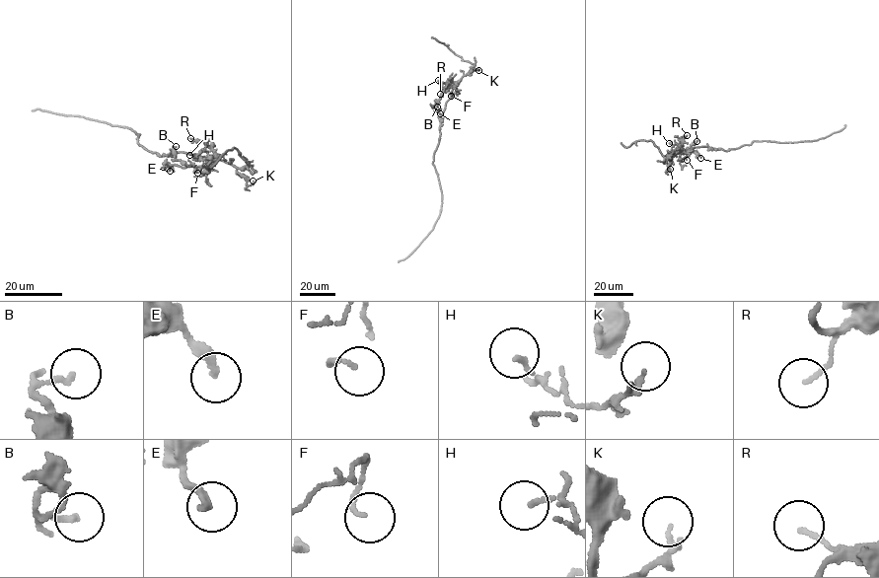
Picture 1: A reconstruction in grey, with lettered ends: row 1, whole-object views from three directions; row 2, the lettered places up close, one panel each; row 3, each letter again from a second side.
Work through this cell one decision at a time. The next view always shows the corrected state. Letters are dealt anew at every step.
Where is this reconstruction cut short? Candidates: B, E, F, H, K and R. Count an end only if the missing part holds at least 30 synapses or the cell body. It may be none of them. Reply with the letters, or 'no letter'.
no letter

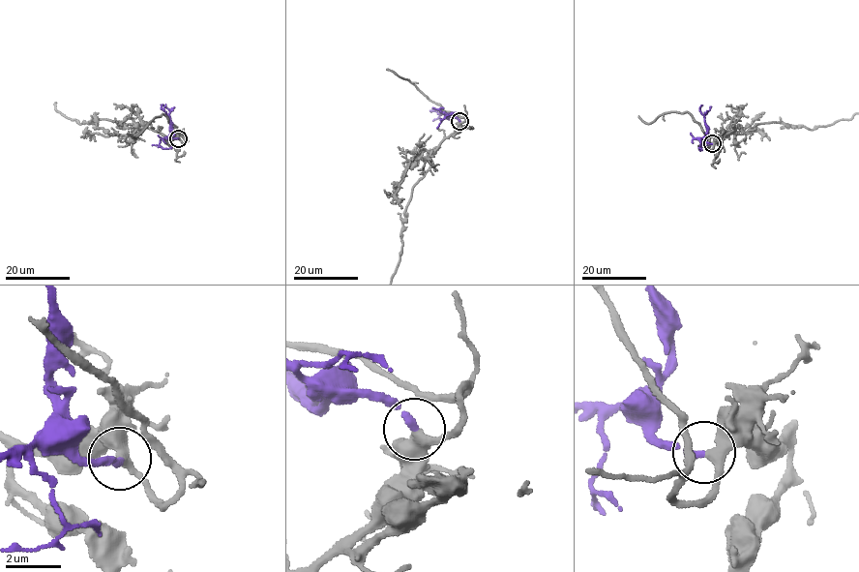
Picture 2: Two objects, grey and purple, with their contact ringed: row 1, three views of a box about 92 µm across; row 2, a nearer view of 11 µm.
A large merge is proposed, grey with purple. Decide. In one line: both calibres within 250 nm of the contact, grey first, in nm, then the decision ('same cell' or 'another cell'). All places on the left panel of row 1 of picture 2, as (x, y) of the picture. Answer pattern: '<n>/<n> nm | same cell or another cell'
340/240 nm | same cell

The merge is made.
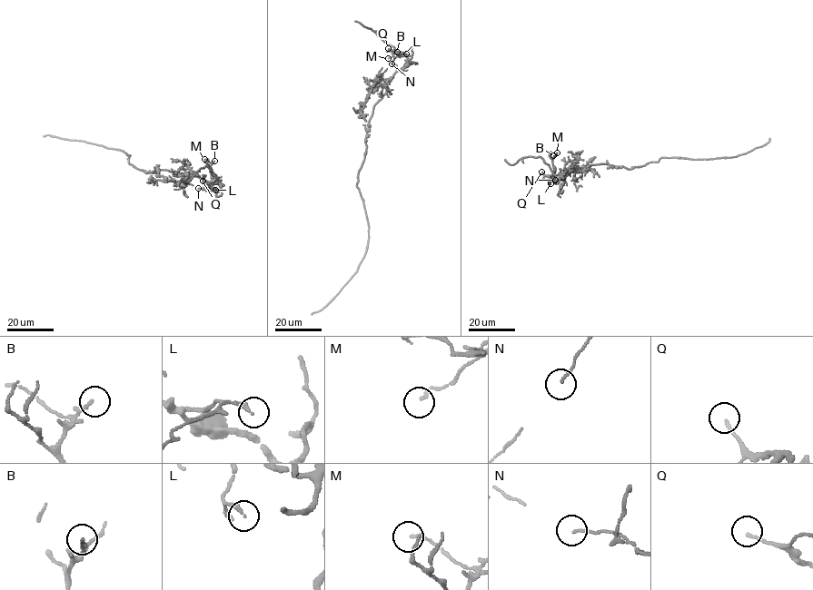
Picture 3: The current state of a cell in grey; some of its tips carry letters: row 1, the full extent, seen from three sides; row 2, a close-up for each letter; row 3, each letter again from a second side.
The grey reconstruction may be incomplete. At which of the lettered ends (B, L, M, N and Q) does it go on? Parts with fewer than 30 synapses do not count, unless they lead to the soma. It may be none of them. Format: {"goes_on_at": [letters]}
{"goes_on_at": []}

